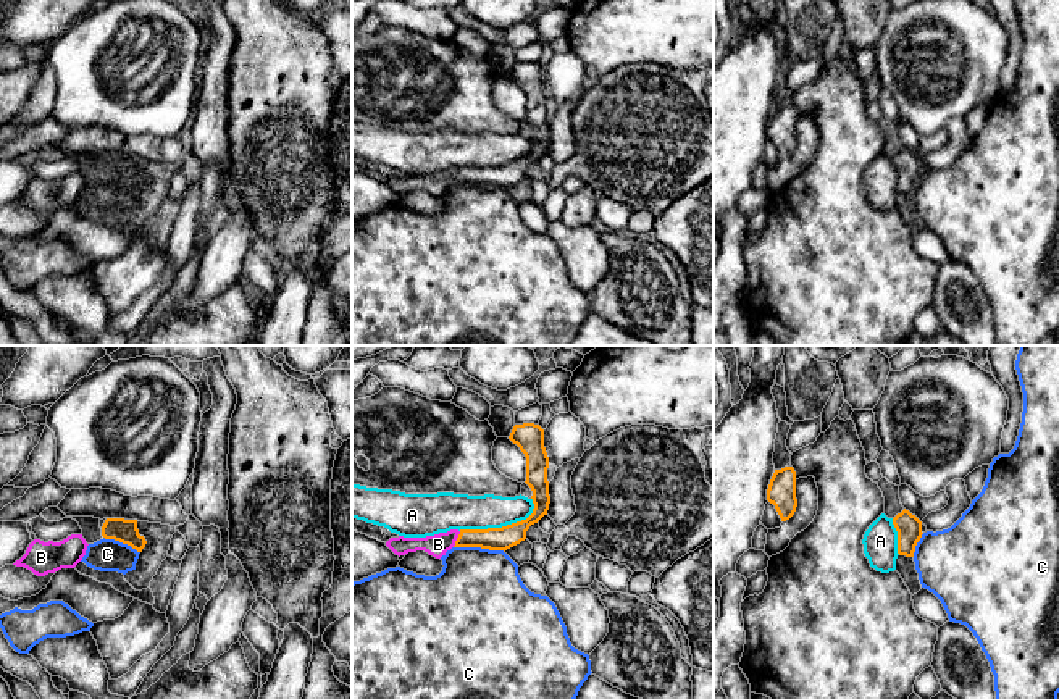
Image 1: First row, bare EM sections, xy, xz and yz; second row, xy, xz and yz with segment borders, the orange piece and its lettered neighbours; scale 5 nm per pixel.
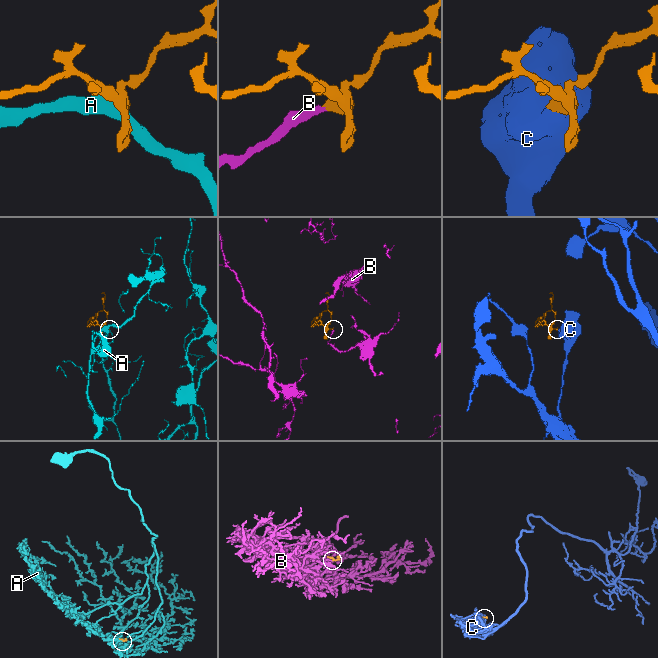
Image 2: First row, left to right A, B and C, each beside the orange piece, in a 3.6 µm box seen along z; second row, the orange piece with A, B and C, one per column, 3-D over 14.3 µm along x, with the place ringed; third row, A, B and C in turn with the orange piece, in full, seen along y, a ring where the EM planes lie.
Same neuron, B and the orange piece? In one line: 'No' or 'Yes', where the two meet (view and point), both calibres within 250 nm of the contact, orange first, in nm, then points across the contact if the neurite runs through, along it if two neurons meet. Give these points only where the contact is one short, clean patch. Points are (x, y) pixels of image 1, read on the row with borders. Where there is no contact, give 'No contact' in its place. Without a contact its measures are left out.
Yes. Touches orange at xz (457, 539). Thickness 120 nm (orange) against 110 nm. Path across: xz (504, 538), (457, 539), (438, 544)

